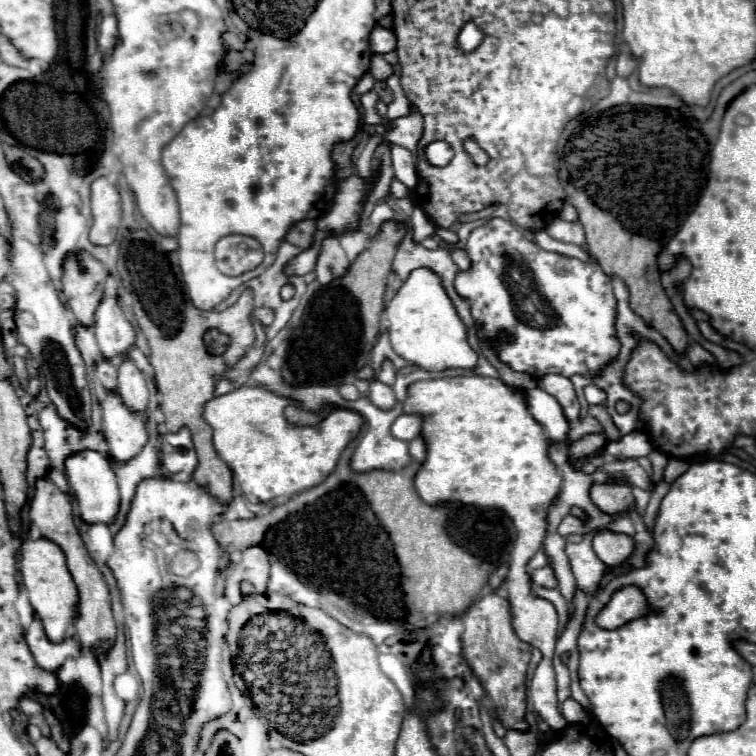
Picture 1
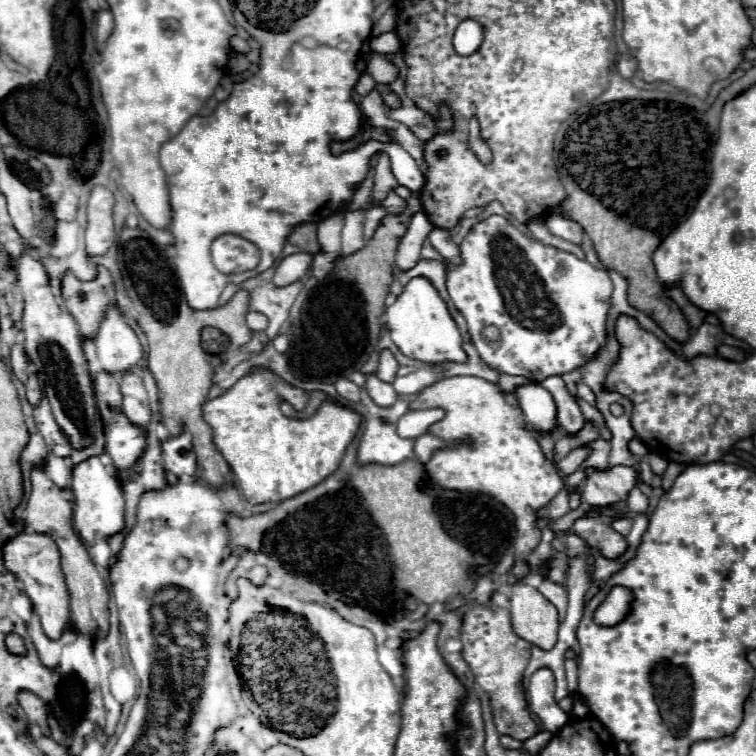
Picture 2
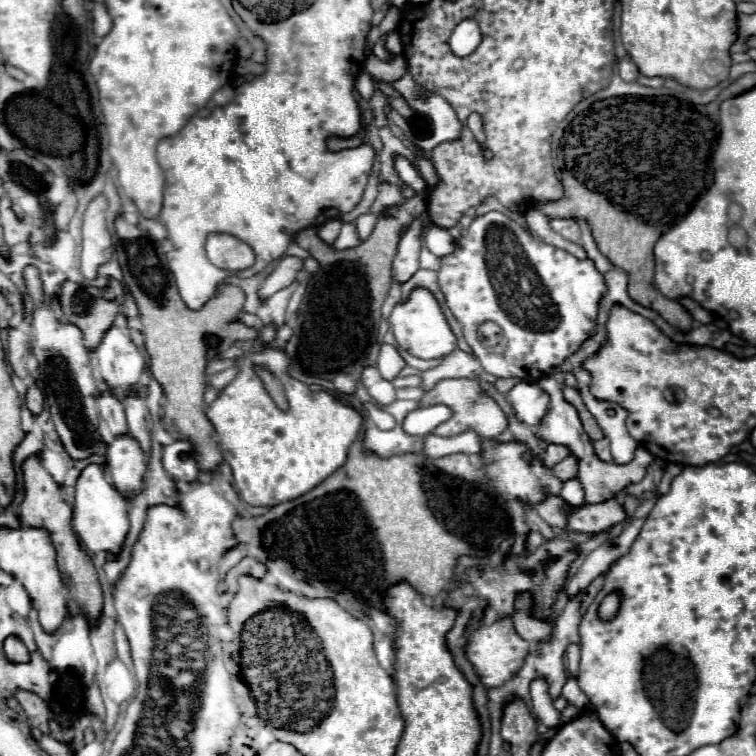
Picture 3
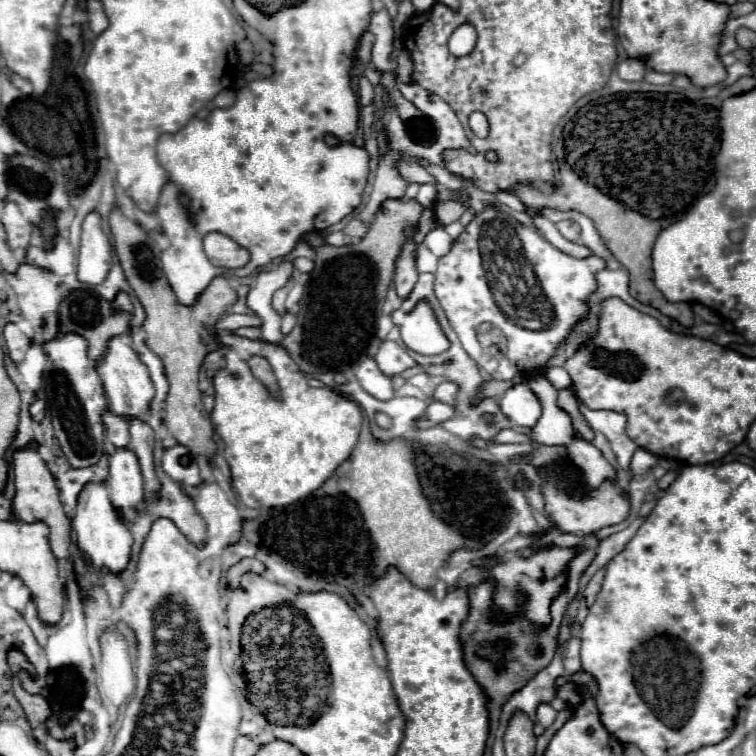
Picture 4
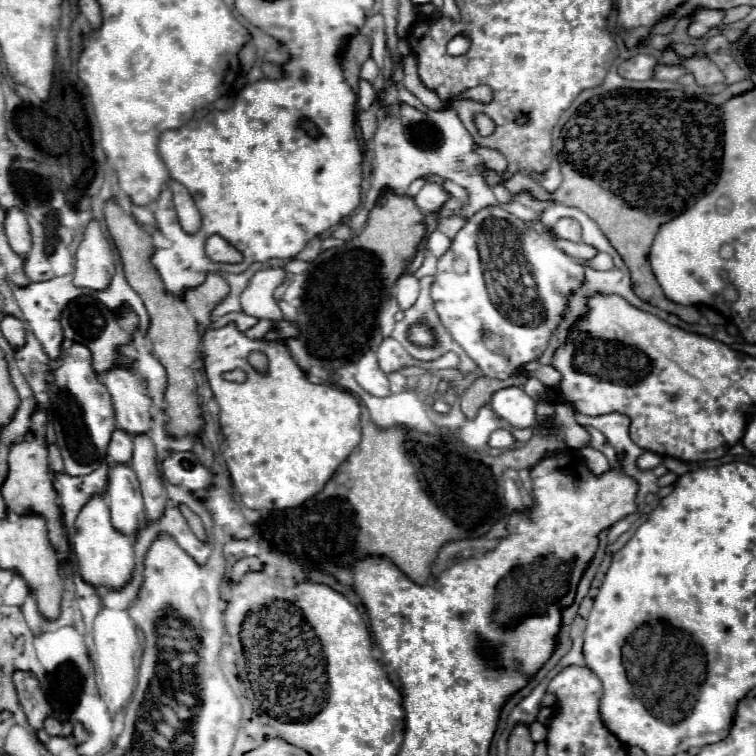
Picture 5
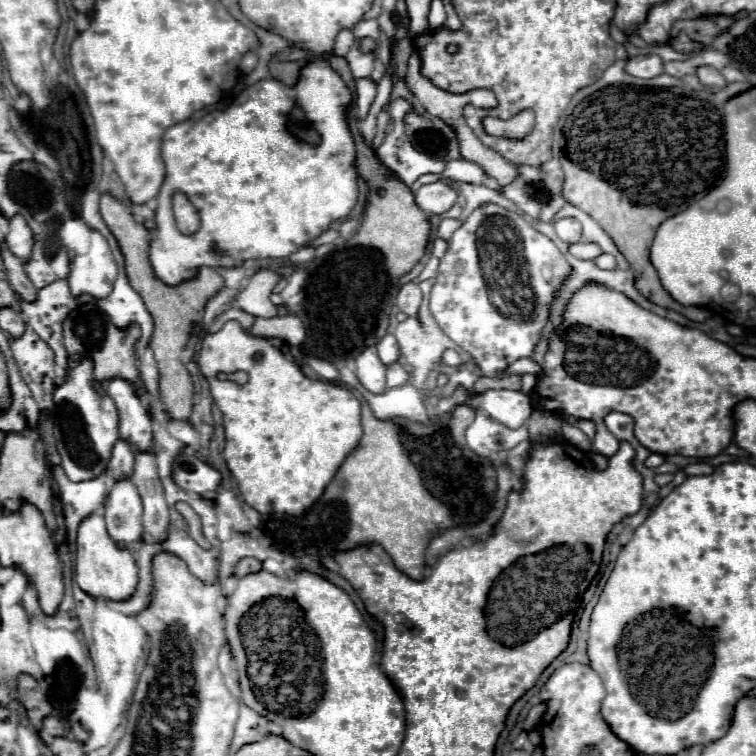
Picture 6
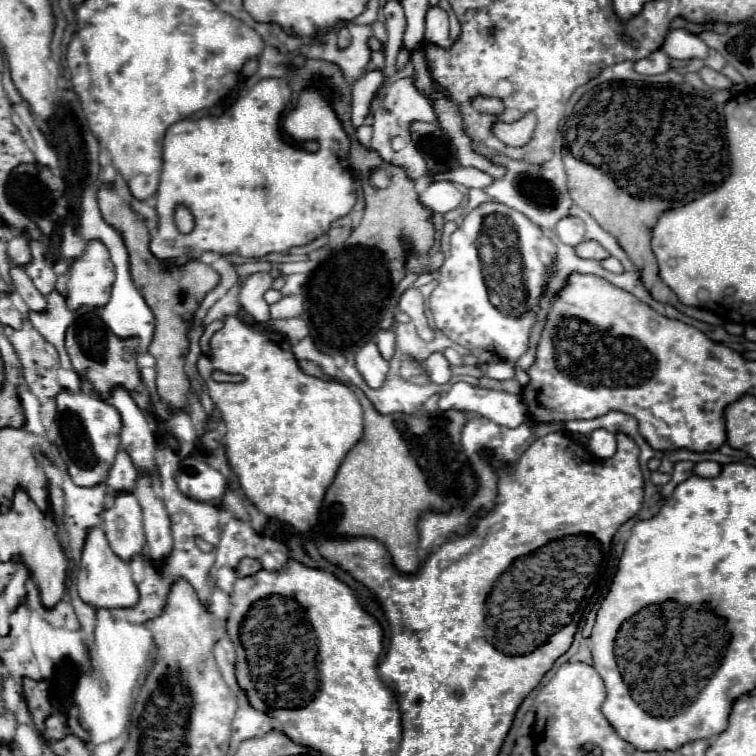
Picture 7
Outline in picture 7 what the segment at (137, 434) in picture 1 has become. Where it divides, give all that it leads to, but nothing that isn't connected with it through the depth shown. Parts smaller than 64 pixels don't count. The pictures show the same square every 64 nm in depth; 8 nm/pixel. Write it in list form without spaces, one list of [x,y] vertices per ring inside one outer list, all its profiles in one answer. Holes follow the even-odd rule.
[[[116,492],[112,504],[104,510],[102,528],[112,550],[122,558],[130,560],[134,554],[144,550],[146,538],[142,530],[142,508],[132,492]]]

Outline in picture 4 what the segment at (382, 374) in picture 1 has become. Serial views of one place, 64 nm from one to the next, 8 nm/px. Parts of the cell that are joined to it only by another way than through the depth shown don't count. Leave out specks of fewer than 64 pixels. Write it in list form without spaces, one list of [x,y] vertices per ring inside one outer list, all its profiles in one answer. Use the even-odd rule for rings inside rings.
[[[382,342],[376,354],[376,364],[388,378],[402,374],[406,368],[414,366],[414,360],[408,356],[406,348],[398,342]]]

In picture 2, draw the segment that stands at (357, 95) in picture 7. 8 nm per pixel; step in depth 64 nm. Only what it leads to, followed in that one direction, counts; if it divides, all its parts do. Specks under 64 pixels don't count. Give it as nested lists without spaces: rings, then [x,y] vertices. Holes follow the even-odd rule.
[[[362,74],[360,76],[360,80],[358,80],[358,84],[356,84],[356,92],[360,94],[360,96],[366,96],[372,88],[374,88],[374,78],[370,76],[370,74]]]

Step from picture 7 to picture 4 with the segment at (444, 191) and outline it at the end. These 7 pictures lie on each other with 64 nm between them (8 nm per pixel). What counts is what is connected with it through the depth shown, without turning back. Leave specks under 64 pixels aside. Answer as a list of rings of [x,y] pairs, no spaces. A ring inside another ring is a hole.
[[[422,184],[416,200],[418,200],[424,208],[432,208],[434,202],[436,202],[436,188],[434,188],[432,184]]]

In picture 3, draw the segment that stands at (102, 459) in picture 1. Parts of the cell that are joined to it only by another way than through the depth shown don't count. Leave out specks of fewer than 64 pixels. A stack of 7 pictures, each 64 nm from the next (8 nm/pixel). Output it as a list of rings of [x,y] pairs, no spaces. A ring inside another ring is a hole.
[[[88,464],[76,482],[76,502],[74,502],[74,516],[72,528],[78,534],[78,540],[86,546],[88,552],[108,552],[116,554],[124,536],[128,534],[128,516],[126,516],[126,498],[118,496],[114,484],[106,478],[100,464]]]

